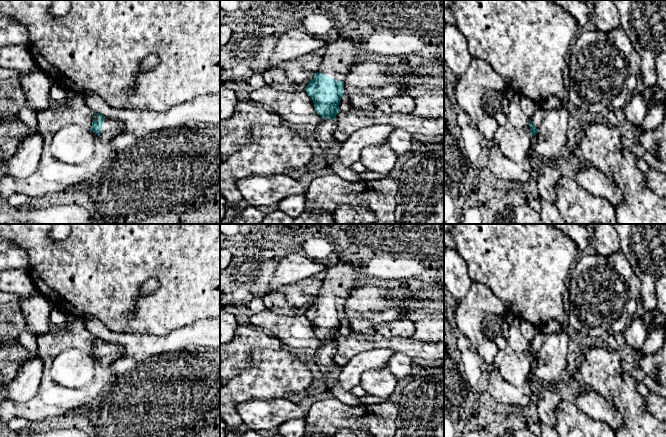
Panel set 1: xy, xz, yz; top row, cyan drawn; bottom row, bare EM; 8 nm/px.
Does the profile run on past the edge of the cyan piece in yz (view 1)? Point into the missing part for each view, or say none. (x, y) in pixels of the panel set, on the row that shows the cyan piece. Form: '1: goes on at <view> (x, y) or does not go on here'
1: does not go on here

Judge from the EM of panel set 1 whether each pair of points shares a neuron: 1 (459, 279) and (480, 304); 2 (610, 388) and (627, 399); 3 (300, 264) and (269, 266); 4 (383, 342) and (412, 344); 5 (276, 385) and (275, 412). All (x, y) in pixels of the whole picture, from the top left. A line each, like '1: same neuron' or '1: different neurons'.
1: different neurons
2: same neuron
3: different neurons
4: same neuron
5: different neurons

